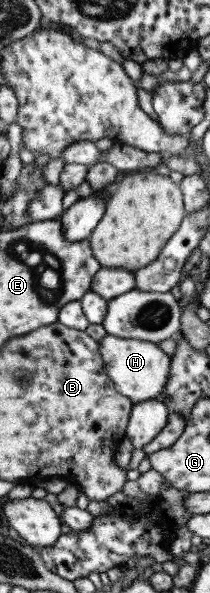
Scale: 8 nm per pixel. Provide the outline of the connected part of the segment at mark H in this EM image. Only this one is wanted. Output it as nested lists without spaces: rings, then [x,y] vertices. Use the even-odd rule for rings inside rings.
[[[107,333],[100,341],[100,352],[117,390],[131,398],[134,405],[155,399],[165,390],[171,373],[172,356],[165,354],[157,344]]]

